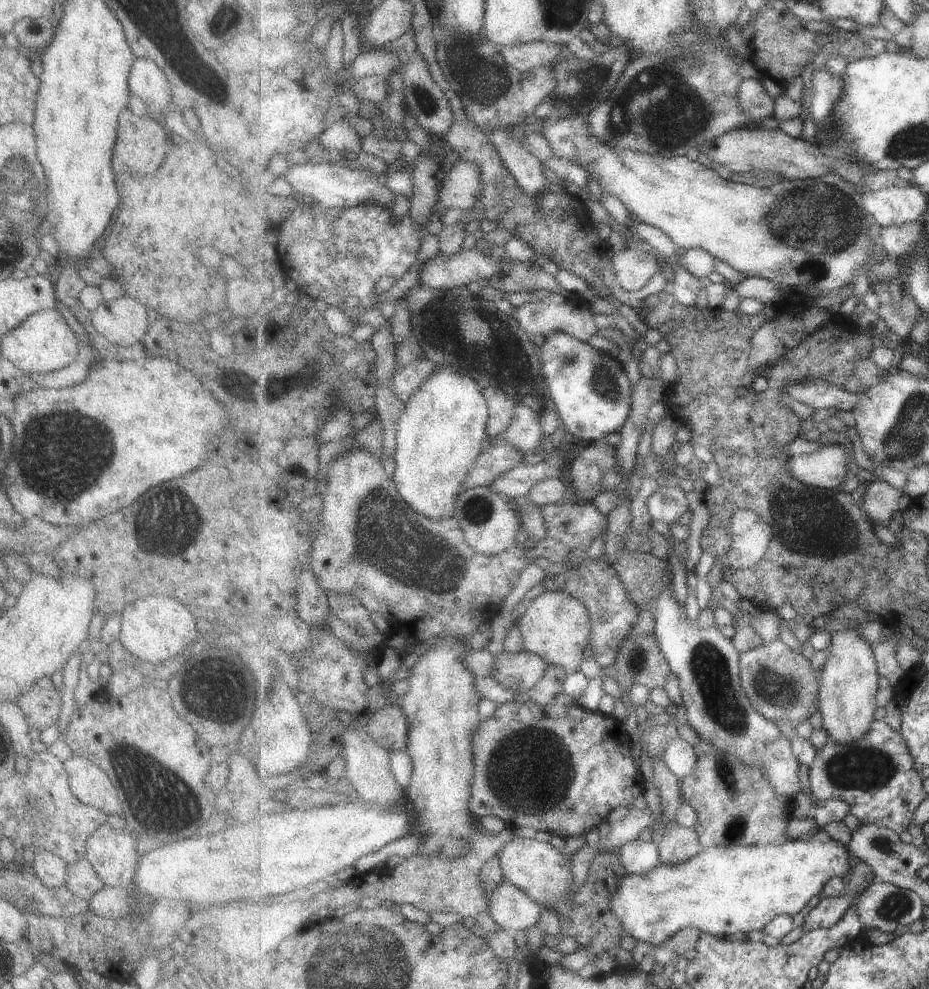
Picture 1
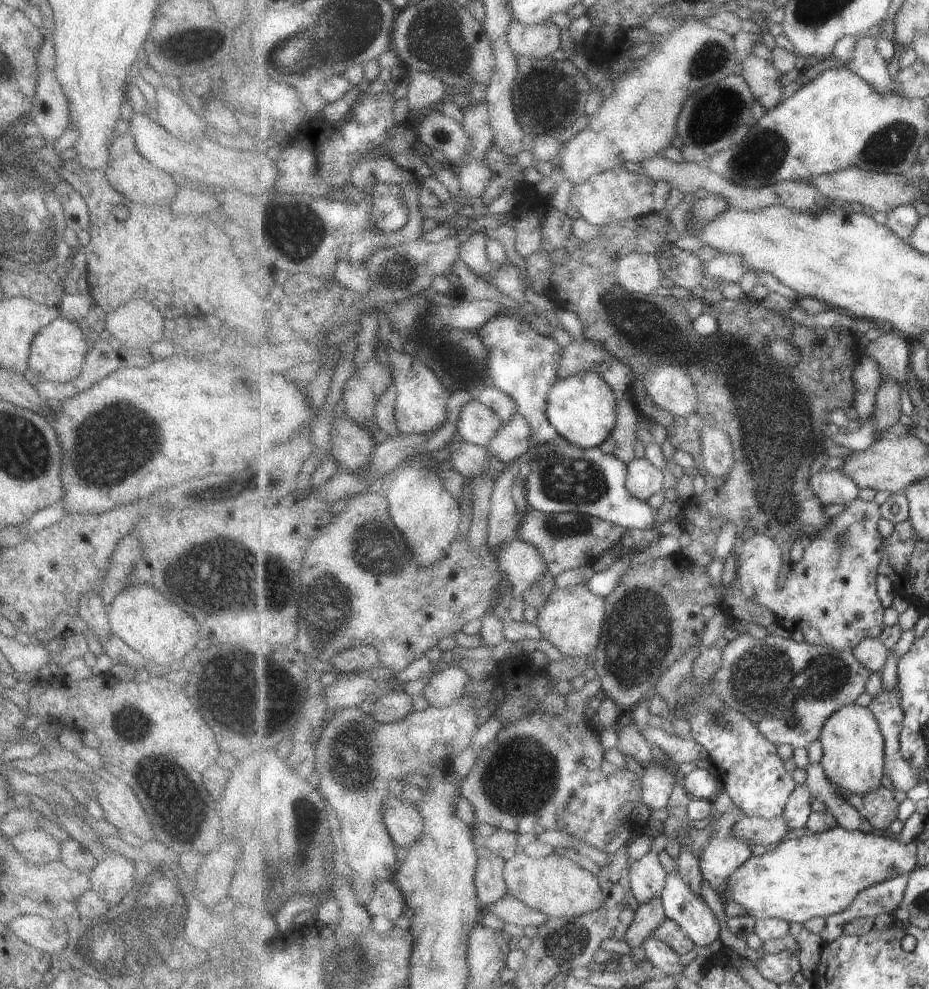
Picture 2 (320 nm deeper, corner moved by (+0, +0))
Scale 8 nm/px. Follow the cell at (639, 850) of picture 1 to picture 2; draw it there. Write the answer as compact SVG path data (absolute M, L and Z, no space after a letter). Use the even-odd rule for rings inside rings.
M651 852L644 860L632 868L633 894L640 904L647 904L655 898L662 898L665 892L666 873L657 853Z

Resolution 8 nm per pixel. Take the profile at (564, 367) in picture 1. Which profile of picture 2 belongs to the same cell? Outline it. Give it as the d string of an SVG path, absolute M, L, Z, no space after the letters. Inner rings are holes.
M581 372L566 378L558 378L548 395L548 420L561 436L580 448L598 448L611 437L618 420L616 393L611 384L597 372Z

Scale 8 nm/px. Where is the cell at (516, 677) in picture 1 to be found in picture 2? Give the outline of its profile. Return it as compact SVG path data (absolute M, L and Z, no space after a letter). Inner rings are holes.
M457 666L447 667L430 678L423 696L430 706L446 706L461 697L470 679L465 670Z

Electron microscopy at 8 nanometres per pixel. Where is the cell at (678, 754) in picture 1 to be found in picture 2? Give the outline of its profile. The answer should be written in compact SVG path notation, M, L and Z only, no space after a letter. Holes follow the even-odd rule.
M712 768L694 769L690 774L681 778L687 795L694 799L706 799L714 802L722 788L719 774Z

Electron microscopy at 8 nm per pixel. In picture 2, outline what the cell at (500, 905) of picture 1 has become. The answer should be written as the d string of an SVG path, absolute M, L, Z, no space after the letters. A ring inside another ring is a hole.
M483 844L479 847L480 861L477 870L477 891L481 905L496 904L509 896L505 882L506 860L493 854Z

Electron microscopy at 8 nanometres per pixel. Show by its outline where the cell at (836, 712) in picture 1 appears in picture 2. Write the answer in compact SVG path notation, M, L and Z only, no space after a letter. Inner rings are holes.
M851 704L837 710L828 722L820 737L824 755L820 760L831 783L849 790L853 794L871 794L883 782L885 768L885 736L881 724L871 708Z

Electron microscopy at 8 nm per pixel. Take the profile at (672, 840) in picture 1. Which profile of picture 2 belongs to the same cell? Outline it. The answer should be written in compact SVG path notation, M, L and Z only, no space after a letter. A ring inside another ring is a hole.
M655 898L647 904L640 904L640 908L633 924L625 934L624 941L630 949L640 948L645 938L659 929L659 926L667 920L662 898Z

